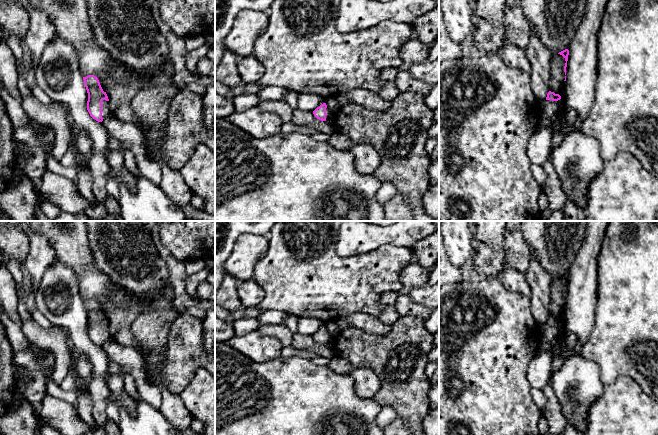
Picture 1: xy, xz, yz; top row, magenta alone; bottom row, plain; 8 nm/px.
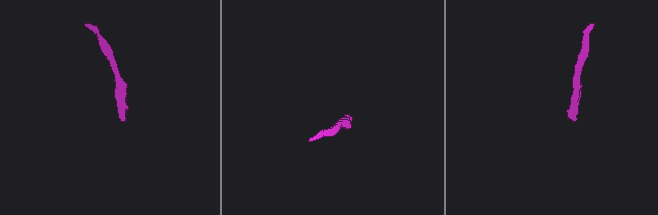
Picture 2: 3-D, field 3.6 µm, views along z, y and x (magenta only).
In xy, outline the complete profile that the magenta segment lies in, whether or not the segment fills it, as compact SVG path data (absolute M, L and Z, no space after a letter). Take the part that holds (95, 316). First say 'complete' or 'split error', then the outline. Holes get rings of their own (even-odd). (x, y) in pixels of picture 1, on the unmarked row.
split error | M88 299L83 304L88 317L87 334L93 343L102 346L110 339L108 320L96 300Z

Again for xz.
split error | M323 327L313 335L313 338L317 343L326 345L332 340L333 336L327 331L326 327Z

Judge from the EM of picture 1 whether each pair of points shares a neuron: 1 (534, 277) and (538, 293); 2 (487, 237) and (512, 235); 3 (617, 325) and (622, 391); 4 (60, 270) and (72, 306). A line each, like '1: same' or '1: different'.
1: same
2: different
3: different
4: same

